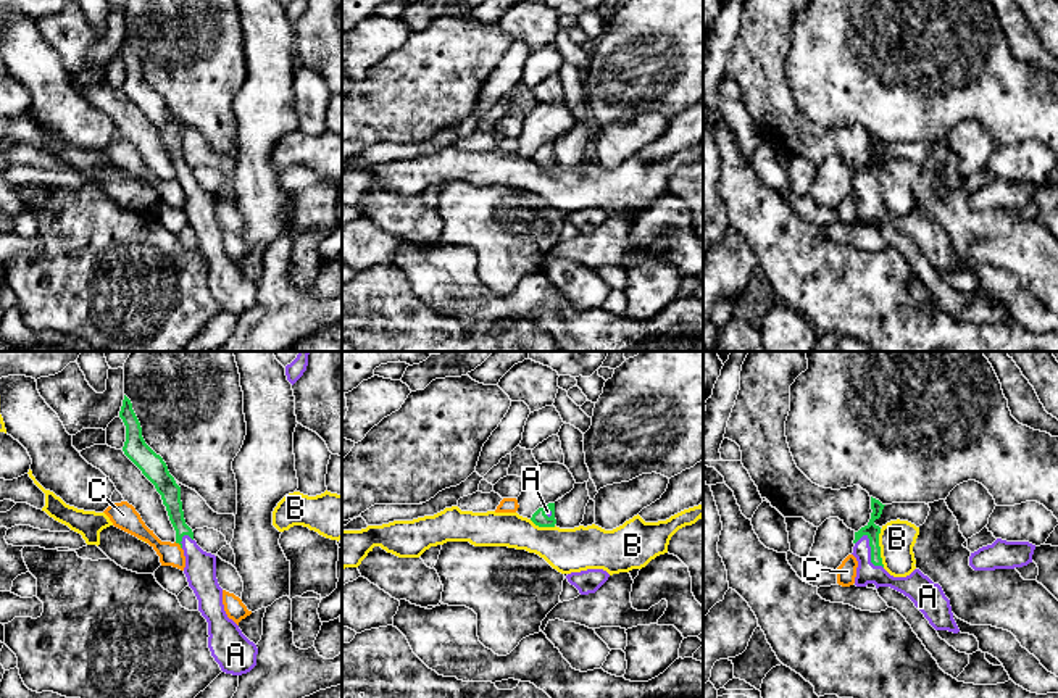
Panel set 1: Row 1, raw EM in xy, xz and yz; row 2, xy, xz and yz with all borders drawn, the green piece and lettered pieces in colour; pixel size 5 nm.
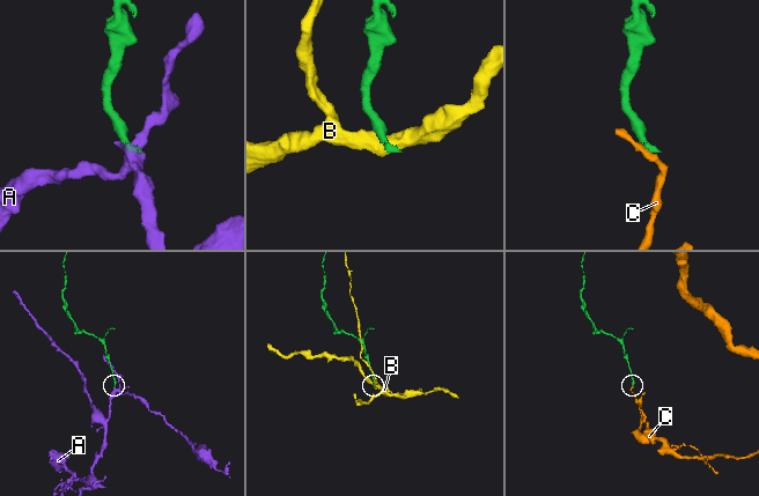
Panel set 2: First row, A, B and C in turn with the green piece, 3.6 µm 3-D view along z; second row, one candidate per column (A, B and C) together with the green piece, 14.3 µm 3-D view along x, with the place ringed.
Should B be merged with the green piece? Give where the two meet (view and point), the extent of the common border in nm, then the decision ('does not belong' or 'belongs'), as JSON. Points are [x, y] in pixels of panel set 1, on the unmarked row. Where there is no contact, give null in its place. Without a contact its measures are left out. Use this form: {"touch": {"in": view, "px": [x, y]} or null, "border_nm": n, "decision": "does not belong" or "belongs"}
{"touch": {"in": "yz", "px": [879, 187]}, "border_nm": 190, "decision": "does not belong"}

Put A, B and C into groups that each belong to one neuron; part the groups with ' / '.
A / B / C

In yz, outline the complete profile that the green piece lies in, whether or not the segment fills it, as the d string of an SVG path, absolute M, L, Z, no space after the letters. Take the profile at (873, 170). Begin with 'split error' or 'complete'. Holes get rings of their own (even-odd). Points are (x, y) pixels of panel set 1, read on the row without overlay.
split error; M871 135L871 158L855 171L852 192L858 200L855 224L866 226L874 222L876 227L890 226L908 235L935 269L958 272L960 268L953 258L950 239L939 222L934 222L919 208L914 208L906 216L893 216L884 208L879 185L881 166L874 163L881 156L884 145Z

